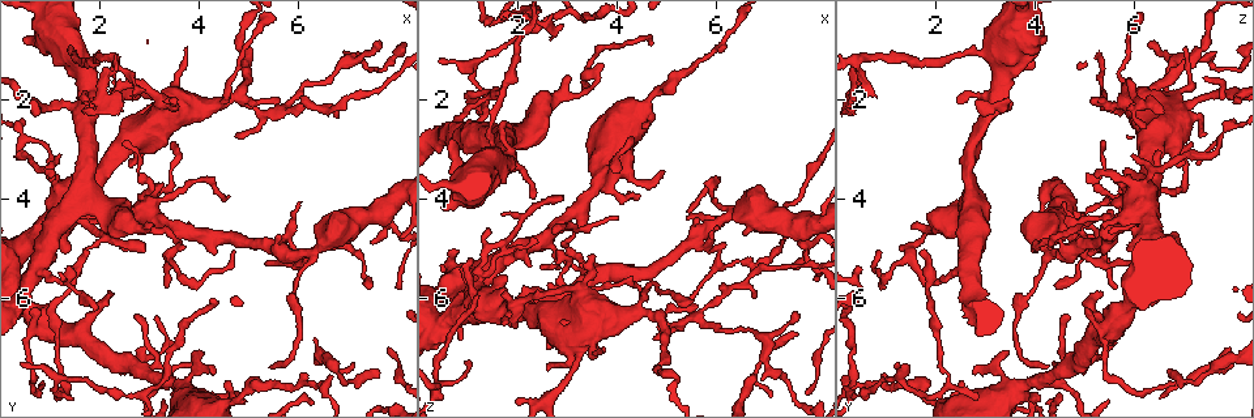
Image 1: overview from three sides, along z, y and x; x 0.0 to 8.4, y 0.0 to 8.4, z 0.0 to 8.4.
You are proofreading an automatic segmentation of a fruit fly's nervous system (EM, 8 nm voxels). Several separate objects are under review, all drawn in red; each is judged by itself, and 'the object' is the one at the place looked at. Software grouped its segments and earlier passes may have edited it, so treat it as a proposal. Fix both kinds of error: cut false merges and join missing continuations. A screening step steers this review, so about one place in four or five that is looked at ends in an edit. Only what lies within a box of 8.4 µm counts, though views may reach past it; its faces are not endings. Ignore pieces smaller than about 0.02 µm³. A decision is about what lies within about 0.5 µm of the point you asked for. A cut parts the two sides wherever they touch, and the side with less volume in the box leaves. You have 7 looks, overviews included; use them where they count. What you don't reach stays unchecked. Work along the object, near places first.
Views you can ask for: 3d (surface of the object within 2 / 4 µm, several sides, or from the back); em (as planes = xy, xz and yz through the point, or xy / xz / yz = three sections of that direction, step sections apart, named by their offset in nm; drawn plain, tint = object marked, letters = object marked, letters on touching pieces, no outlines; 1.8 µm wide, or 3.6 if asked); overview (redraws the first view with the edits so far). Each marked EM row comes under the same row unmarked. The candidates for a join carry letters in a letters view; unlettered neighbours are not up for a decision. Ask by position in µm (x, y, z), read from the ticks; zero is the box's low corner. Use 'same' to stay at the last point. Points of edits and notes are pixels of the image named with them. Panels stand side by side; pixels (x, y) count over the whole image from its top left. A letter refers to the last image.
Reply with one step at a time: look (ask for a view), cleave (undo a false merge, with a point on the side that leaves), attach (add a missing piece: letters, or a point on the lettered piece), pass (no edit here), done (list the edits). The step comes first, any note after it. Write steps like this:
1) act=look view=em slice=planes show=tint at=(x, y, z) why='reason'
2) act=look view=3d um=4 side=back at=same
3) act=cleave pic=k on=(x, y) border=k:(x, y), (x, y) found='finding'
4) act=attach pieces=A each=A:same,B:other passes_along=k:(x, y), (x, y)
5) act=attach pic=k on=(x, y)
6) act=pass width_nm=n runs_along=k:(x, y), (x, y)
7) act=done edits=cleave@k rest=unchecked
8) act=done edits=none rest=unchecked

act=look view=em slice=planes show=letters at=(1.25, 4.40, 5.35) why='thick turns thin'

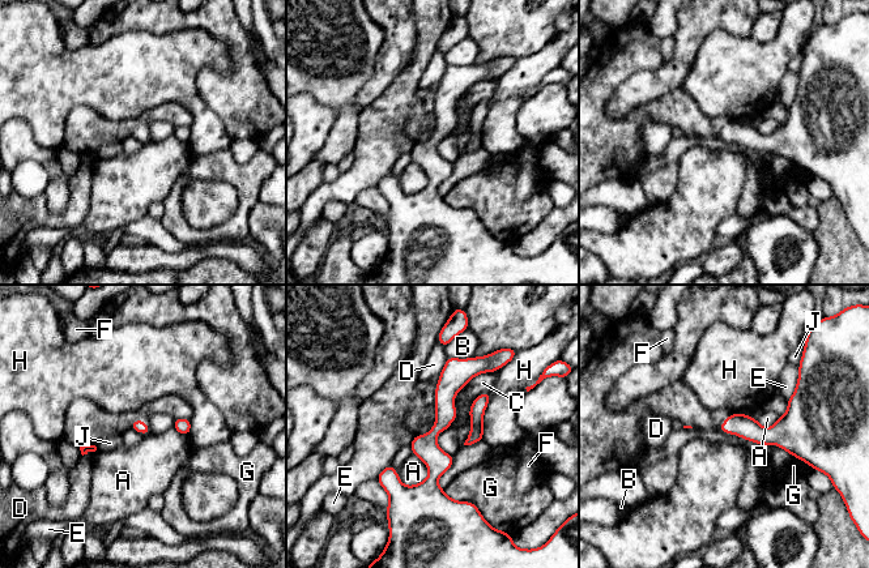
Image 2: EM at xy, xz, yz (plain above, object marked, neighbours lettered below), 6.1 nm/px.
act=pass each=A:other,B:other,C:other,D:other,E:other,F:other,G:other,H:other,J:other found='one neuron here'

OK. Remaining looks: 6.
act=look view=em um=3.6 slice=xz step=16 show=tint at=(0.75, 6.20, 5.05) why='stops while still wide'

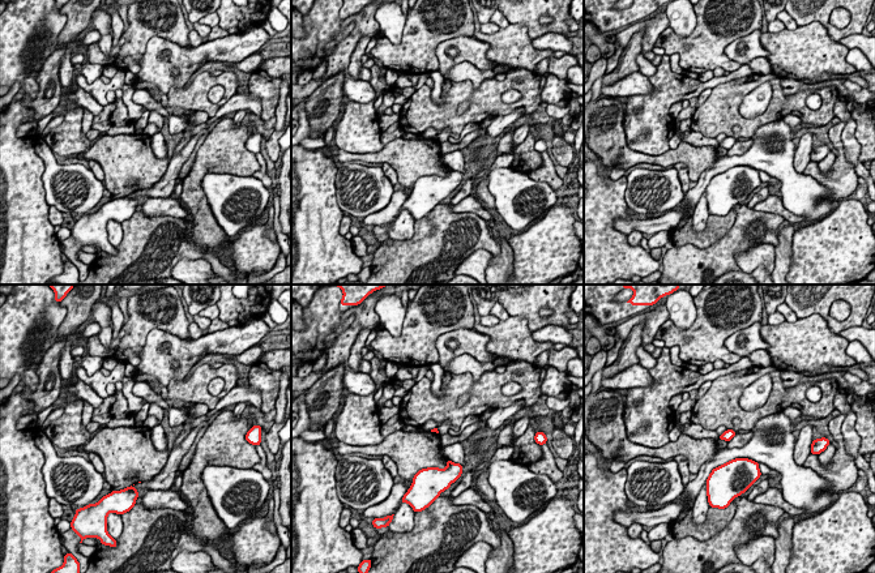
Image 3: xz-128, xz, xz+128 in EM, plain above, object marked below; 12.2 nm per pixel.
act=look view=em um=3.6 slice=planes show=letters at=same why='another direction'

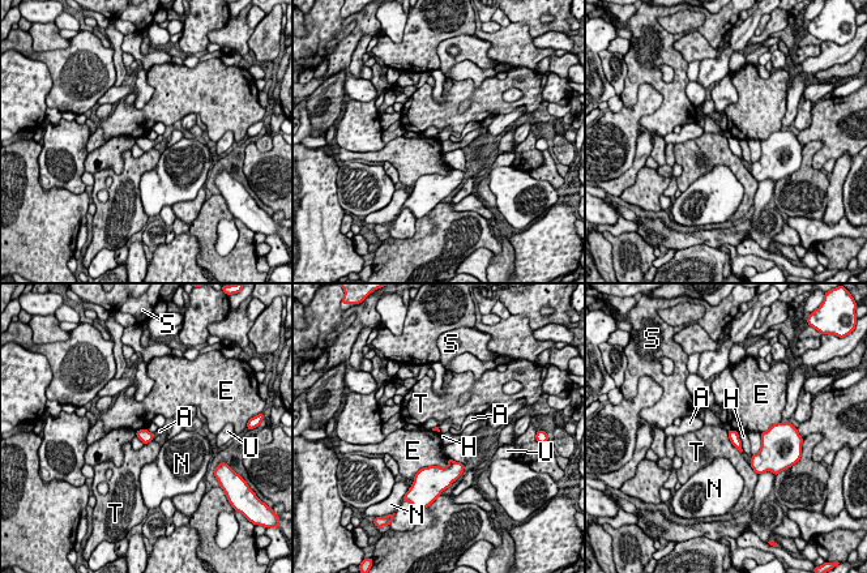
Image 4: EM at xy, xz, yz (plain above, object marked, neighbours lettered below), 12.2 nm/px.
act=attach pieces=A each=A:same,E:other,H:other,N:other,S:other,T:other,U:other found='the neuron continues'

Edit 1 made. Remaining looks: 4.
act=look view=em slice=planes show=letters at=(7.70, 4.30, 4.60) why='looks like a crossing'

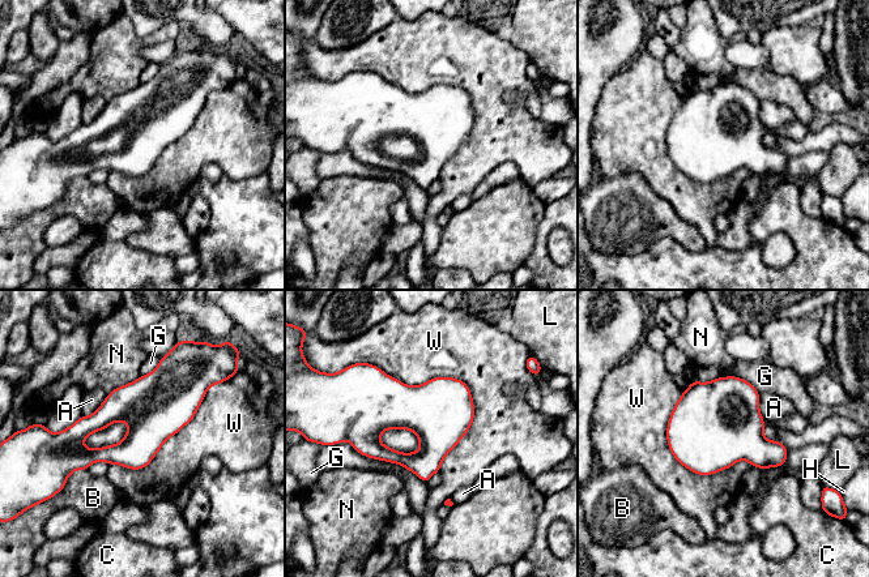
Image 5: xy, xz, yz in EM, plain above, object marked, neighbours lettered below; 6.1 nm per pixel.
act=pass each=A:other,B:other,C:other,G:other,H:other,L:other,N:other,W:other found='continuous, no second neuron'

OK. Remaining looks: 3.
act=done edits=attach@4 rest=unchecked

